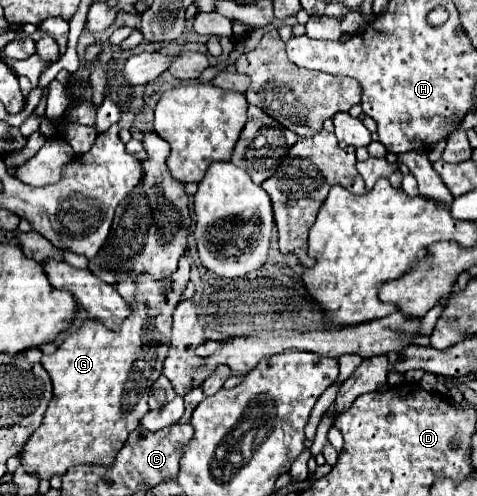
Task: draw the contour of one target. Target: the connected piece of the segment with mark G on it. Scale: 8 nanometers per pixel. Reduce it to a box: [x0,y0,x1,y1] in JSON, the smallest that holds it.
[21,257,191,479]

